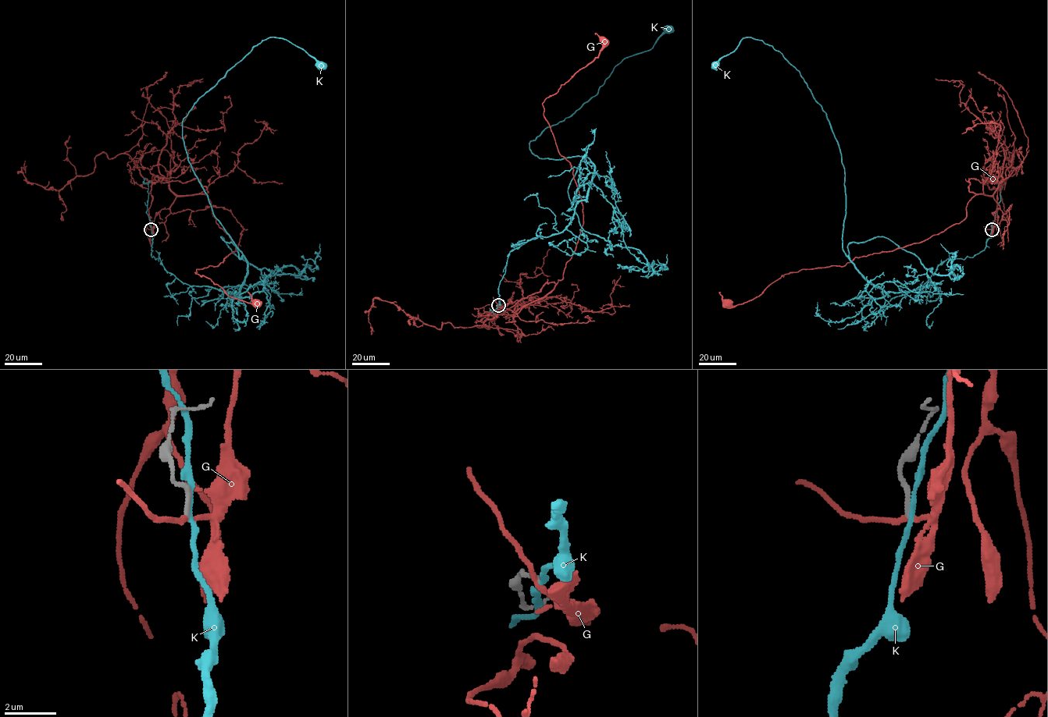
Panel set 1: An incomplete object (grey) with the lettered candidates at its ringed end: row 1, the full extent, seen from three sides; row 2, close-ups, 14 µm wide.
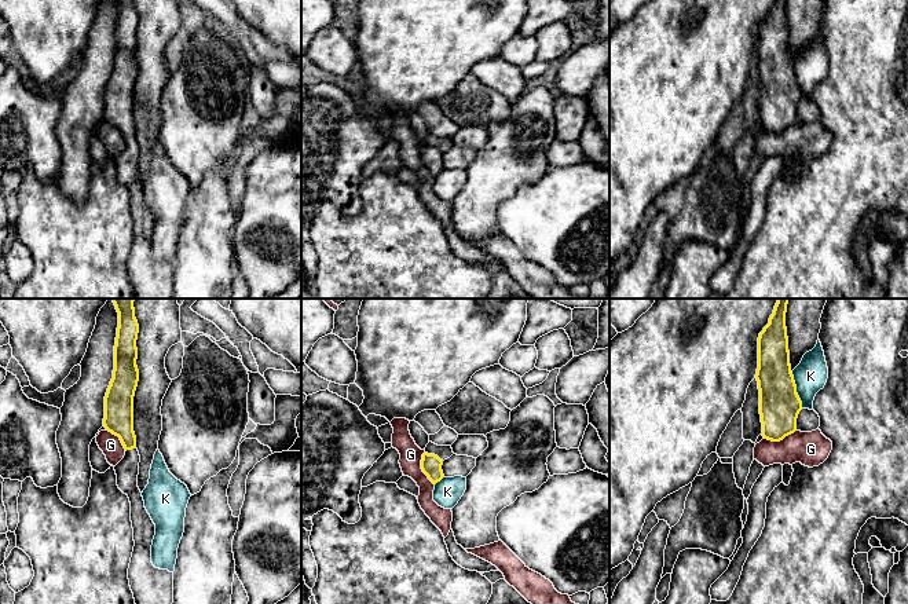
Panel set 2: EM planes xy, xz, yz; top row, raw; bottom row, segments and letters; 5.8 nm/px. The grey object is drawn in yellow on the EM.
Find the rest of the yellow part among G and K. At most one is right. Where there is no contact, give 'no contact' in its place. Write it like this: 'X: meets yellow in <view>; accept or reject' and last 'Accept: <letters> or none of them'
G: meets yellow in xz; reject
K: meets yellow in yz; reject
Accept: none of them

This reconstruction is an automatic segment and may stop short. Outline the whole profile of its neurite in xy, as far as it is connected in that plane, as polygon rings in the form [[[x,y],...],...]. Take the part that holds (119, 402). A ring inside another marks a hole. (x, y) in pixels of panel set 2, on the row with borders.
[[[113,299],[118,312],[118,327],[113,378],[105,396],[103,425],[106,431],[120,438],[125,449],[125,455],[114,466],[114,471],[118,488],[128,495],[131,502],[135,546],[128,579],[135,604],[172,604],[173,572],[155,568],[151,563],[155,524],[144,508],[138,487],[140,455],[133,432],[133,396],[139,381],[136,366],[139,325],[135,318],[133,301],[135,299]]]

